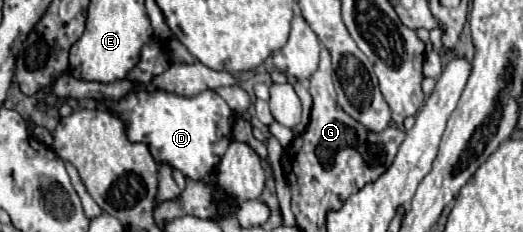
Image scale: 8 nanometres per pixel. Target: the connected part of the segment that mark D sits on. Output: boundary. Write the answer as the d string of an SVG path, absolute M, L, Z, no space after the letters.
M211 89L195 97L179 97L165 91L133 91L125 99L117 103L105 101L105 105L125 121L131 141L149 145L149 151L157 163L167 161L191 179L211 175L231 143L235 113L229 109L225 99Z

